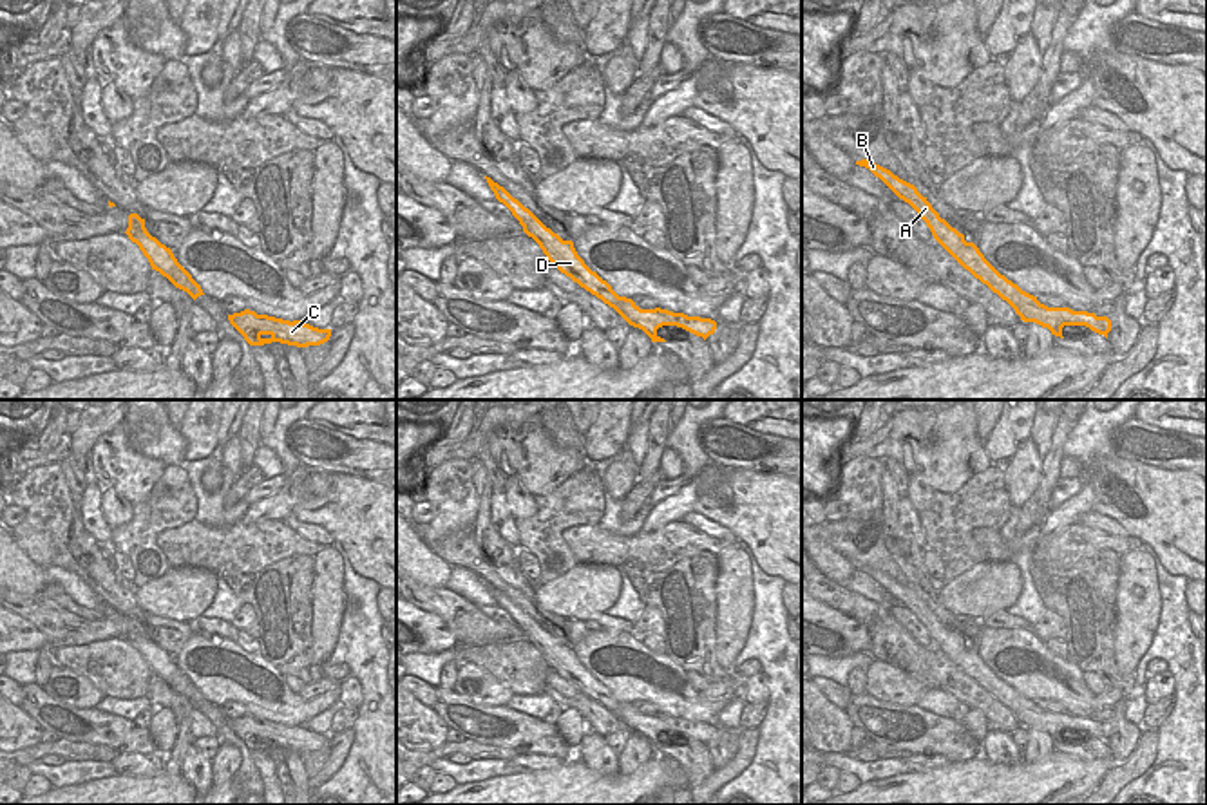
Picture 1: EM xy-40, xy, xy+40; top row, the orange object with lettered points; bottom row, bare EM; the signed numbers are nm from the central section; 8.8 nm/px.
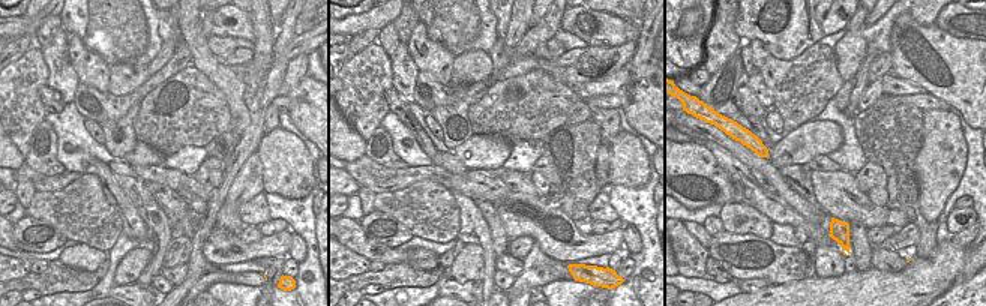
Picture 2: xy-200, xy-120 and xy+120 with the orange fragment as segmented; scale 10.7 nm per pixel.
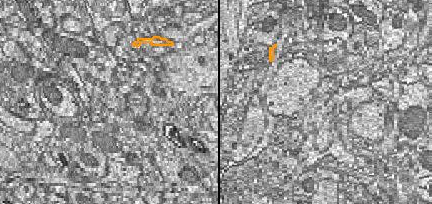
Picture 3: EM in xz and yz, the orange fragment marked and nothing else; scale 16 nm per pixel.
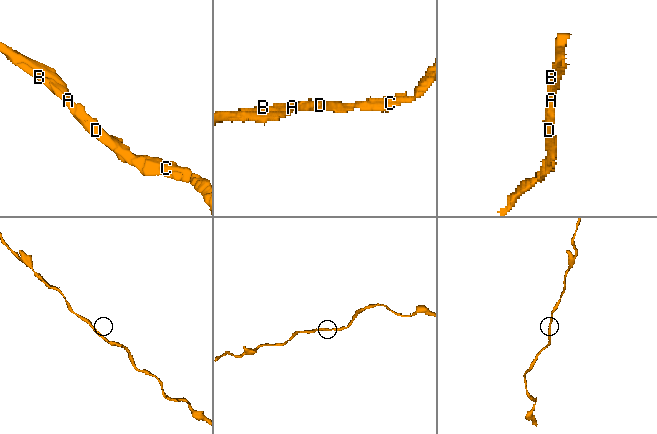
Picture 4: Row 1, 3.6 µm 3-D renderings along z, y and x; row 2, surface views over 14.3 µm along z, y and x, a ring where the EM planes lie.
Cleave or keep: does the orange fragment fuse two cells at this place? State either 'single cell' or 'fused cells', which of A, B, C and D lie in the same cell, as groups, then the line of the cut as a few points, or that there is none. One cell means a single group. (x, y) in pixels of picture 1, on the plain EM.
single cell; A B C D; no cut

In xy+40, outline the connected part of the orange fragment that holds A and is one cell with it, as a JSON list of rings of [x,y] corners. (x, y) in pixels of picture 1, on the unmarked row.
[[[867,564],[856,566],[856,570],[869,573],[879,582],[899,604],[908,608],[919,622],[930,633],[934,644],[975,684],[986,689],[993,698],[1006,706],[1024,727],[1035,727],[1048,733],[1051,740],[1062,742],[1064,731],[1086,731],[1091,736],[1104,740],[1111,736],[1111,725],[1107,722],[1097,722],[1088,716],[1073,716],[1069,713],[1048,713],[1037,706],[1037,702],[1022,696],[1017,689],[1001,680],[979,657],[974,648],[966,648],[965,640],[952,633],[932,610],[923,602],[917,593],[890,575],[870,568]]]

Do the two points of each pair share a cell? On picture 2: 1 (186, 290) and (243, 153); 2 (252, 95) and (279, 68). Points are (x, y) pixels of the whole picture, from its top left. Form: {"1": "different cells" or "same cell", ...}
{"1": "same cell", "2": "different cells"}

